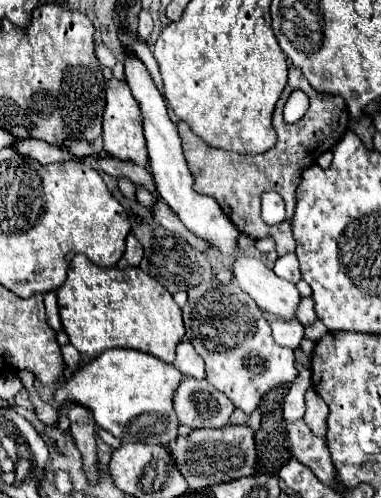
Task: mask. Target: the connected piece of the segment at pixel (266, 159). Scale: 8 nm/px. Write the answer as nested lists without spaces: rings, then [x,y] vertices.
[[[295,66],[289,68],[289,82],[287,82],[281,98],[277,100],[277,106],[273,112],[273,128],[279,136],[277,144],[263,154],[241,156],[235,152],[207,146],[199,136],[195,136],[191,132],[191,128],[187,124],[179,122],[179,136],[183,140],[183,154],[185,154],[187,166],[193,174],[195,190],[199,194],[215,198],[217,204],[223,208],[225,216],[231,218],[231,222],[239,228],[239,232],[243,232],[251,238],[271,236],[275,240],[277,256],[285,256],[289,252],[295,252],[295,240],[291,234],[291,224],[289,224],[289,220],[275,224],[275,226],[265,224],[261,220],[261,194],[267,190],[279,192],[283,196],[287,216],[291,218],[295,212],[295,186],[299,184],[301,172],[305,168],[309,168],[323,152],[331,150],[343,138],[343,134],[347,132],[347,126],[349,126],[349,110],[347,110],[345,102],[339,96],[319,94],[311,88],[305,90],[309,100],[311,100],[305,116],[293,124],[287,124],[283,120],[283,106],[299,82],[295,78],[295,70],[299,70],[299,68],[295,68]]]

